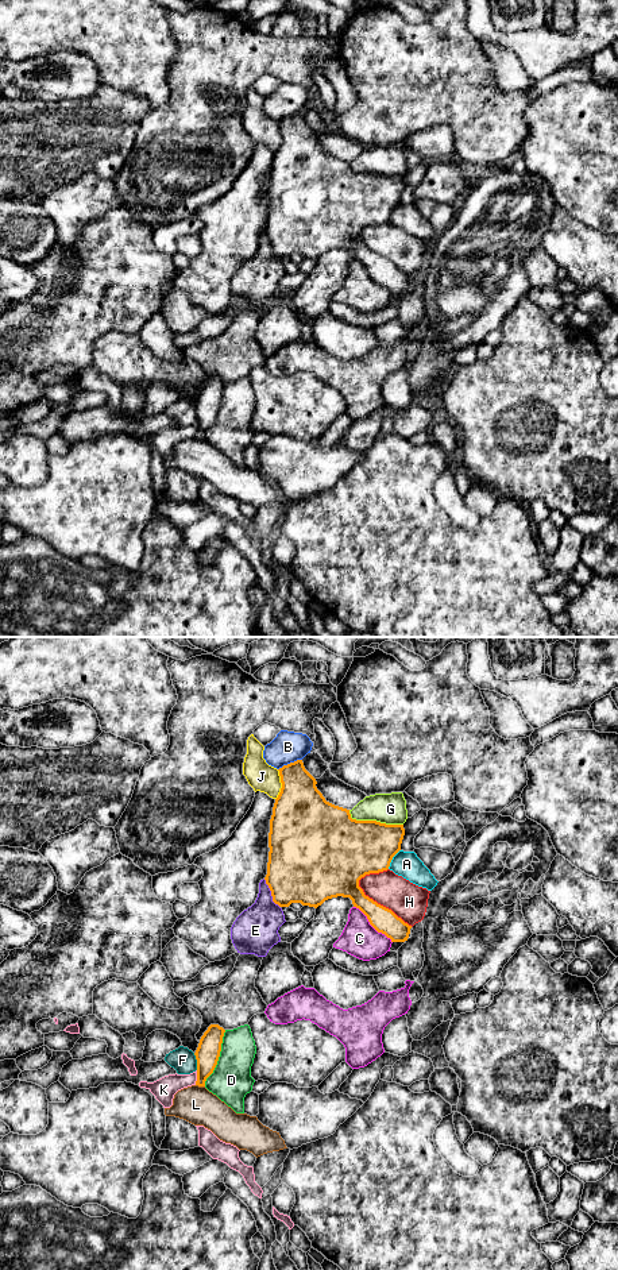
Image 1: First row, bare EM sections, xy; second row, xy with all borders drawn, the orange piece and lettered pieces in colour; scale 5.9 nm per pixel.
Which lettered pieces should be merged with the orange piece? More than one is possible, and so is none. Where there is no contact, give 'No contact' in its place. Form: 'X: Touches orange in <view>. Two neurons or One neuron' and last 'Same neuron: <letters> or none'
A: Touches orange in xy. Two neurons
B: Touches orange in xy. Two neurons
C: Touches orange in xy. Two neurons
D: Touches orange in xy. Two neurons
E: Touches orange in xy. Two neurons
F: Touches orange in xy. Two neurons
G: Touches orange in xy. Two neurons
H: Touches orange in xy. Two neurons
J: Touches orange in xy. Two neurons
K: Touches orange in xy. Two neurons
L: Touches orange in xy. Two neurons
Same neuron: none

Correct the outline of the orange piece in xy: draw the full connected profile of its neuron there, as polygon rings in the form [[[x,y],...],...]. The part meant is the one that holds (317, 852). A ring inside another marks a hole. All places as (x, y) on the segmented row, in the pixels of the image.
[[[302,760],[283,765],[278,771],[282,788],[270,819],[270,852],[264,877],[273,902],[279,907],[301,903],[317,908],[328,899],[349,898],[354,907],[367,916],[378,933],[385,934],[391,942],[408,941],[412,926],[366,896],[359,887],[359,880],[366,875],[389,869],[393,857],[401,850],[403,825],[352,819],[349,810],[325,800]]]

